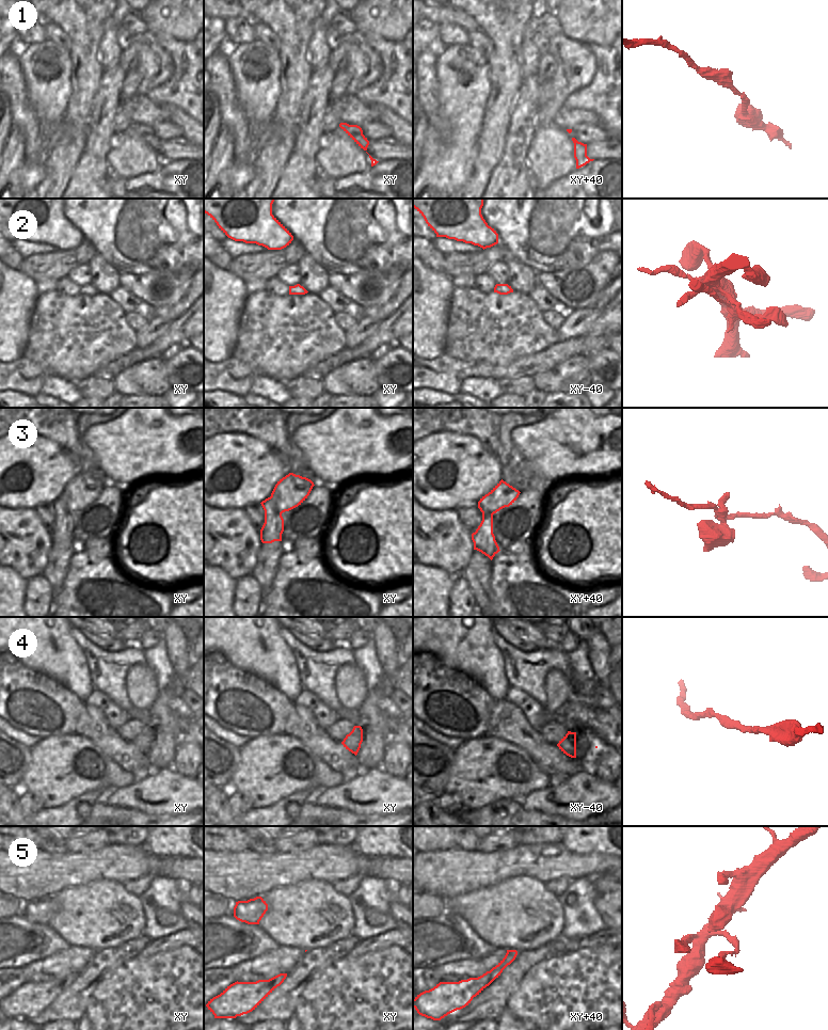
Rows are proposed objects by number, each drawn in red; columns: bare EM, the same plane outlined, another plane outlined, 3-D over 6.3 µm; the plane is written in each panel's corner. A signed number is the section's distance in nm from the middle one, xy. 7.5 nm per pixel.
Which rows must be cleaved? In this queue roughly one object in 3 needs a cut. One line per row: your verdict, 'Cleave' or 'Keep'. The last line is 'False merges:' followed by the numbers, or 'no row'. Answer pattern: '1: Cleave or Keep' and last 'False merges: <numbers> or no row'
1: Keep
2: Keep
3: Cleave
4: Keep
5: Cleave
False merges: 3, 5

